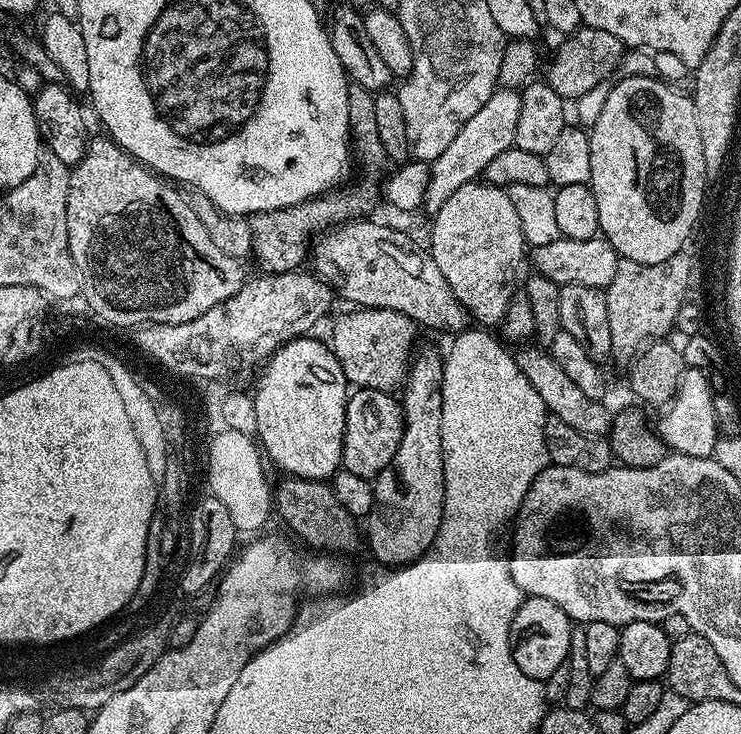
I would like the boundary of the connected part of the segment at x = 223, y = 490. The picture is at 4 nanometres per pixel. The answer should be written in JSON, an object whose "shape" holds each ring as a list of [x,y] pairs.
{"shape":[[[235,426],[227,435],[220,436],[214,445],[207,445],[206,448],[206,452],[212,456],[212,485],[215,485],[217,497],[222,504],[228,504],[230,518],[240,534],[259,533],[259,528],[267,522],[268,515],[272,516],[274,512],[274,496],[270,488],[268,492],[261,449],[249,433],[248,436]]]}

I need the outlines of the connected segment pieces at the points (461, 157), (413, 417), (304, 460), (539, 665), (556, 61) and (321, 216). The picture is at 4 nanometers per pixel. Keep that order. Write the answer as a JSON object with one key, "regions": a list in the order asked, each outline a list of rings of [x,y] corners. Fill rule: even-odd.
{"regions":[[[[497,87],[492,97],[458,130],[458,135],[446,146],[442,152],[429,165],[427,194],[425,196],[425,209],[434,214],[441,208],[442,203],[454,194],[461,186],[473,183],[477,178],[483,177],[486,166],[502,154],[502,150],[513,147],[516,142],[516,131],[518,130],[518,106],[520,105],[520,92],[508,88]]],[[[436,348],[415,349],[408,366],[408,375],[402,385],[404,410],[404,433],[394,458],[381,470],[372,484],[374,502],[372,513],[366,518],[366,546],[372,551],[375,563],[380,566],[403,566],[412,564],[423,556],[434,542],[444,513],[444,455],[442,454],[442,378],[444,356]]],[[[311,335],[298,336],[281,344],[267,357],[264,373],[256,384],[252,412],[256,415],[255,439],[269,461],[273,460],[282,473],[298,479],[331,481],[342,468],[342,442],[346,430],[346,406],[350,385],[342,366],[327,343],[312,340]]],[[[525,596],[518,610],[514,614],[514,622],[510,630],[512,643],[512,657],[518,662],[518,670],[526,674],[531,680],[548,682],[556,671],[565,667],[570,650],[570,638],[574,621],[550,602],[550,598]]],[[[580,26],[575,32],[565,35],[560,42],[548,64],[546,83],[566,102],[578,101],[582,94],[586,94],[586,90],[594,90],[594,86],[611,81],[626,51],[626,46],[614,38],[614,34],[587,26]]],[[[364,180],[361,184],[352,184],[349,188],[345,186],[337,187],[335,190],[329,190],[323,196],[315,196],[312,200],[307,200],[301,204],[295,204],[289,208],[282,210],[270,210],[269,212],[259,212],[258,215],[251,217],[253,246],[251,255],[256,258],[261,264],[265,273],[271,274],[274,272],[295,272],[301,267],[300,264],[305,263],[306,257],[310,252],[310,245],[315,237],[325,233],[330,228],[336,227],[337,224],[346,224],[350,220],[359,220],[367,217],[368,212],[376,204],[376,199],[379,201],[382,196],[381,189],[376,188],[370,181]]]]}

